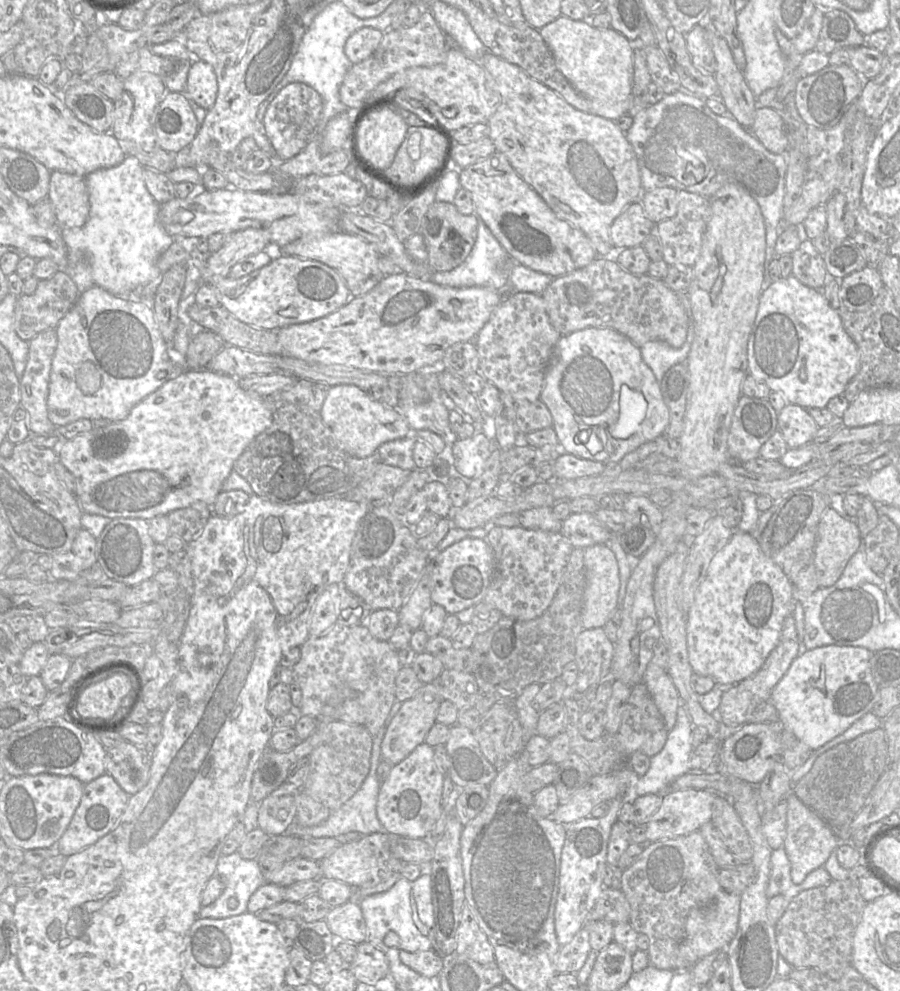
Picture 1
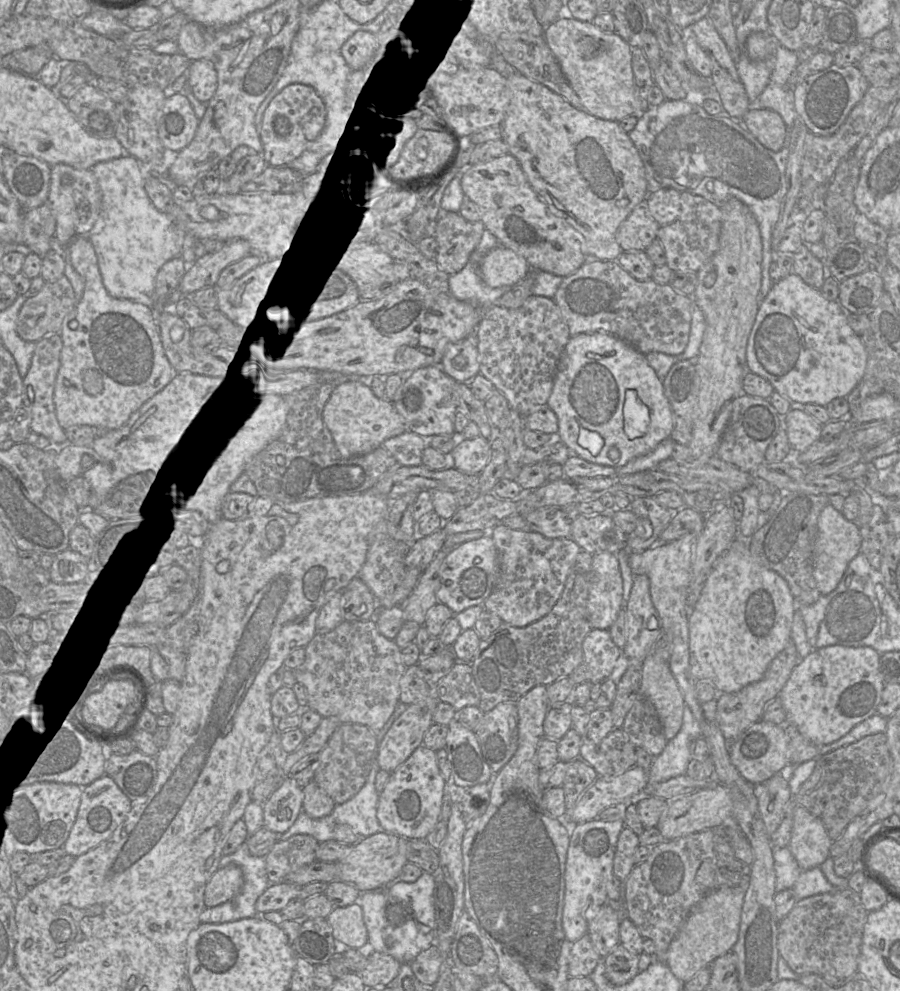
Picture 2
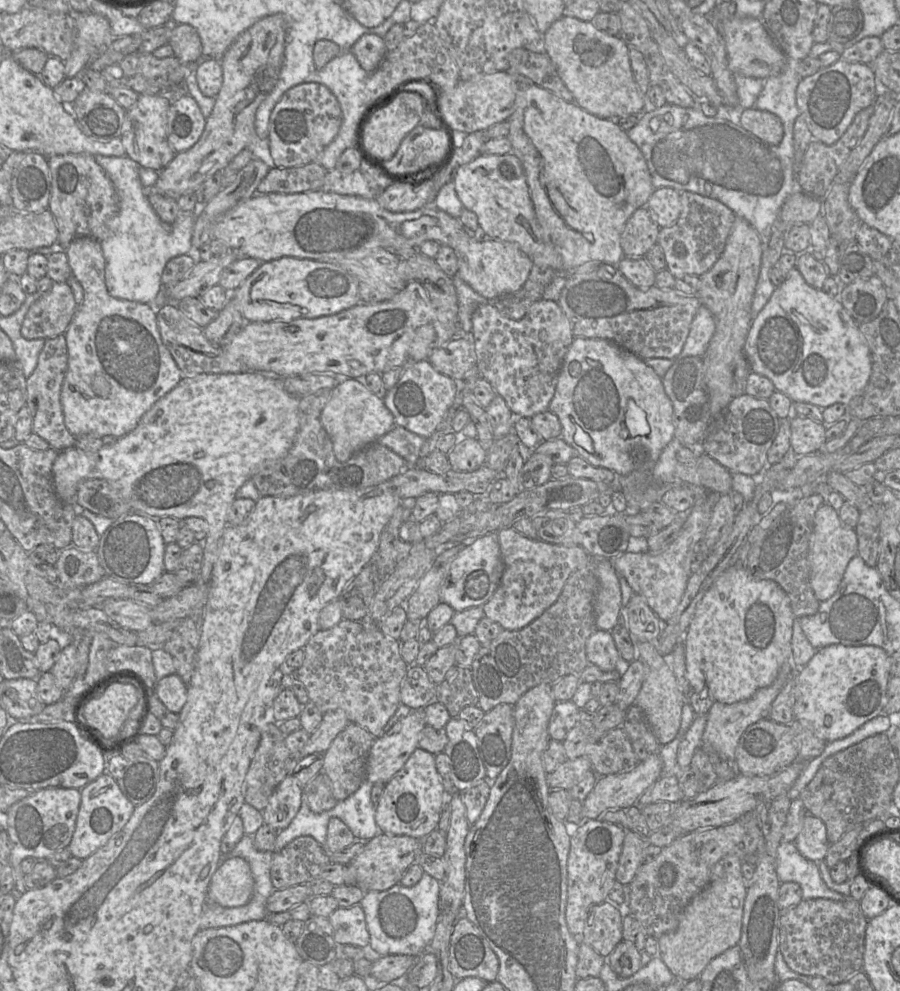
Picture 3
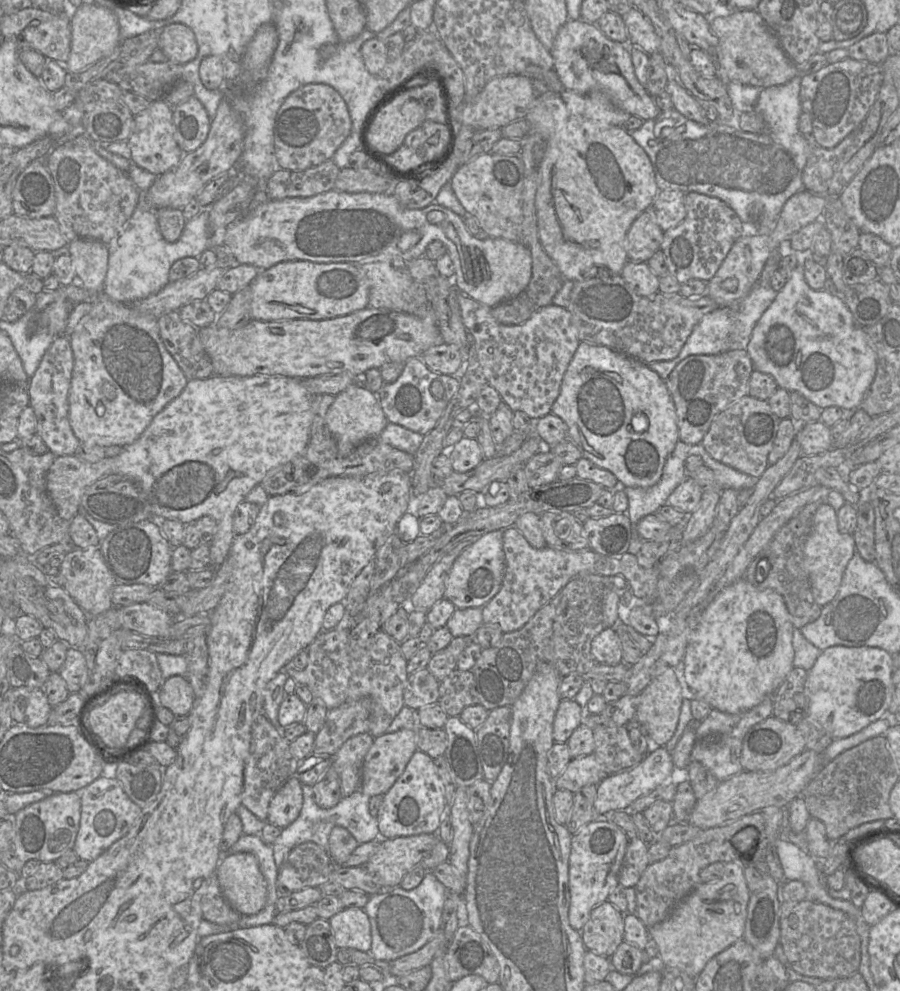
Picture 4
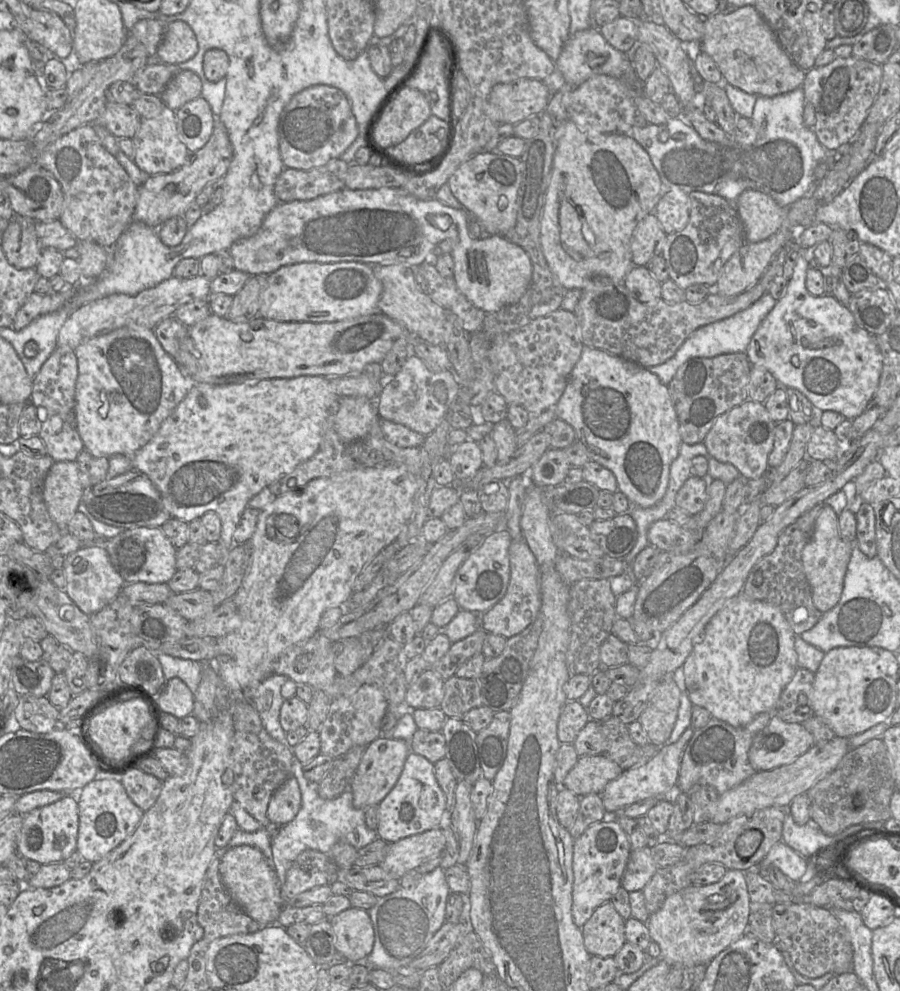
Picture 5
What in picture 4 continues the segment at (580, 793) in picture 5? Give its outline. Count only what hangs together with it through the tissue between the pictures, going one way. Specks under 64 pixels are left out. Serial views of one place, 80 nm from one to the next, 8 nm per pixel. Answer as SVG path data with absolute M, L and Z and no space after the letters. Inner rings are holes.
M590 754L572 759L554 783L557 789L575 793L585 785L598 785L607 776L596 756Z

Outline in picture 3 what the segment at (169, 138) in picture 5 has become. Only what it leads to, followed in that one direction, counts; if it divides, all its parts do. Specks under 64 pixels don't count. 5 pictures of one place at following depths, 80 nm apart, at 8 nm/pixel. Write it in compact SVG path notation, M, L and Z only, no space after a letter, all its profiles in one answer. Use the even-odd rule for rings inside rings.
M139 94L137 102L126 110L120 139L126 151L126 156L139 166L159 172L175 157L167 140L167 113L171 103L161 95Z

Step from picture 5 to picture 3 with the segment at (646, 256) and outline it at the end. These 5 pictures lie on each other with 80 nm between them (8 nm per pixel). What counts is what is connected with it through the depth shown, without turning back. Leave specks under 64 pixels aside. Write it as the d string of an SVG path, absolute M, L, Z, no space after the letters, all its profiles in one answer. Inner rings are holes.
M646 207L637 209L628 219L620 243L626 257L645 257L658 242L660 227L652 220Z

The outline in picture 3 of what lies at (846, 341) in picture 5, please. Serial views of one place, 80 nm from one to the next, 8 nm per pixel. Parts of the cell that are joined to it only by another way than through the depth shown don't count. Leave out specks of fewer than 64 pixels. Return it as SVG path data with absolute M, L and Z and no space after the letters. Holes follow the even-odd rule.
M794 267L788 273L785 281L780 286L775 288L767 304L753 319L744 345L744 353L746 355L751 371L770 379L774 384L776 391L784 393L793 402L811 403L819 406L822 409L825 409L826 407L829 407L835 403L848 405L849 402L858 394L860 394L866 387L872 371L870 349L866 338L860 331L859 324L845 310L839 300L832 298L822 289L816 289L810 286L796 267Z

